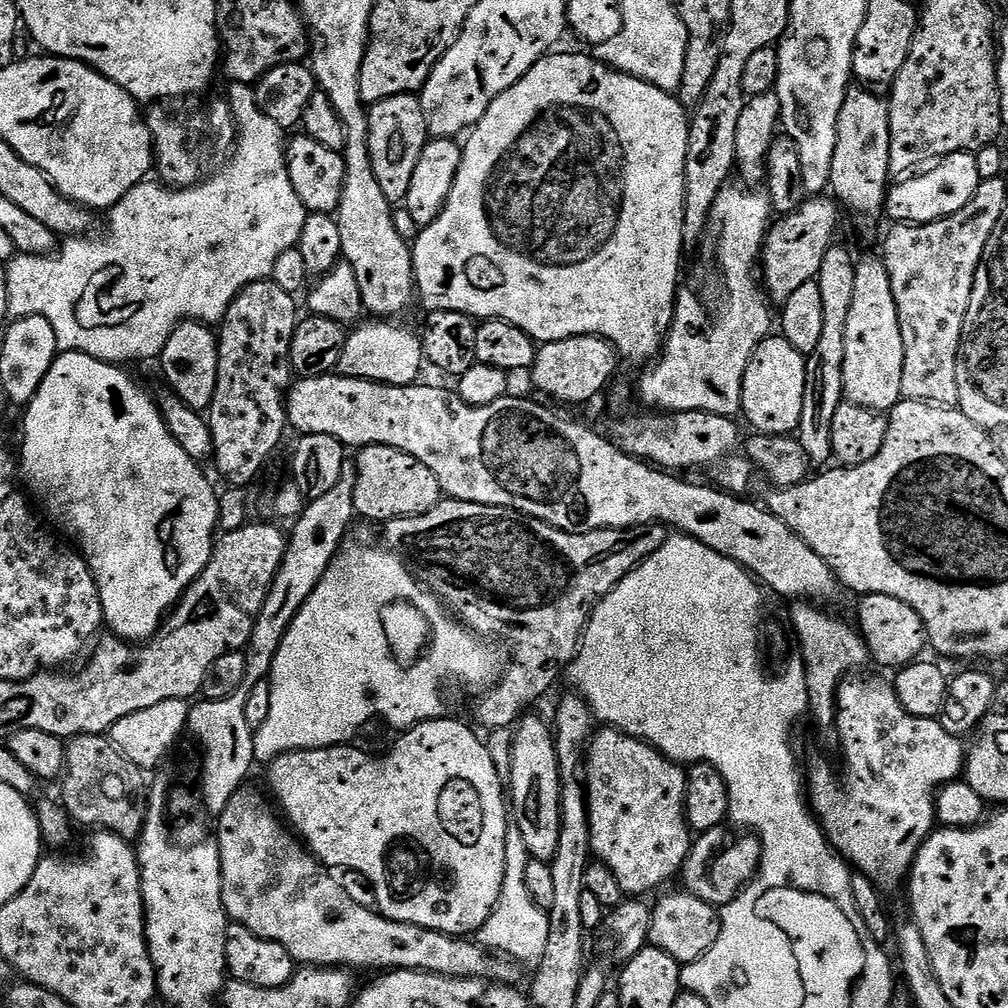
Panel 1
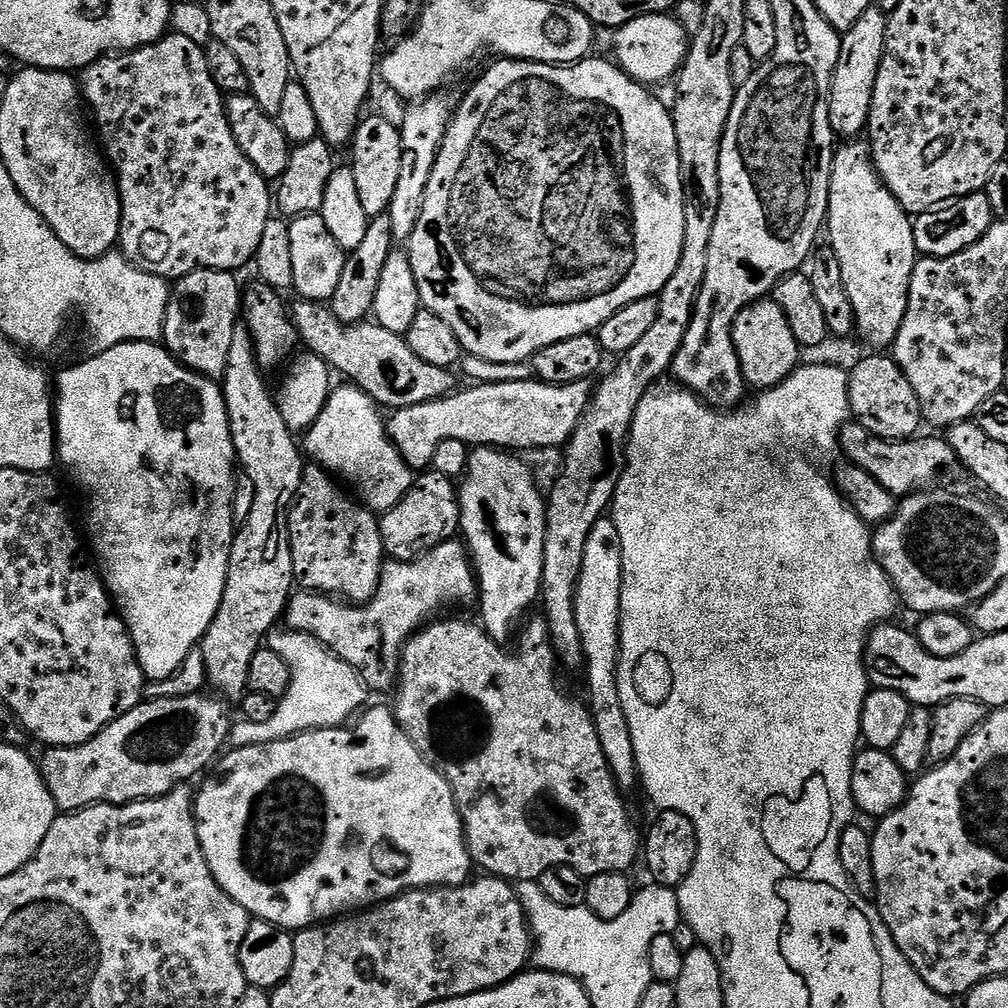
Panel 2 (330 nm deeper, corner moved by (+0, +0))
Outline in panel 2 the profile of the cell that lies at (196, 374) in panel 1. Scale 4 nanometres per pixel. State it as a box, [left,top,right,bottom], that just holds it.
[162,268,242,378]

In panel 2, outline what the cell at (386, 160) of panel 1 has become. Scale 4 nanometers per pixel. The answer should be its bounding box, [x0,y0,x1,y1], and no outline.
[350,116,402,218]

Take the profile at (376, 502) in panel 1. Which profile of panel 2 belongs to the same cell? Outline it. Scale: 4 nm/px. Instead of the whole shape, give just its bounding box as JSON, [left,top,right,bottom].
[379,470,460,560]

